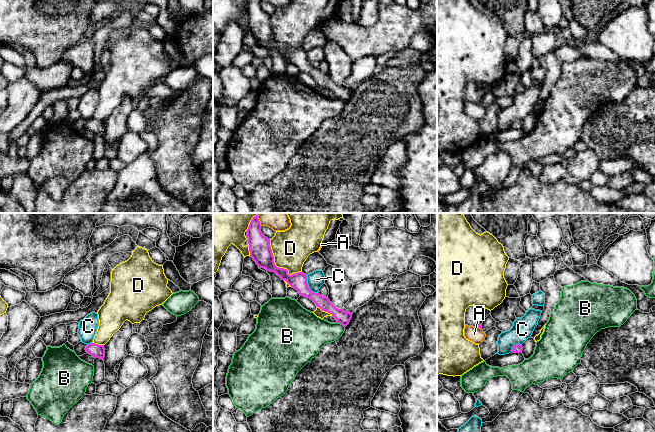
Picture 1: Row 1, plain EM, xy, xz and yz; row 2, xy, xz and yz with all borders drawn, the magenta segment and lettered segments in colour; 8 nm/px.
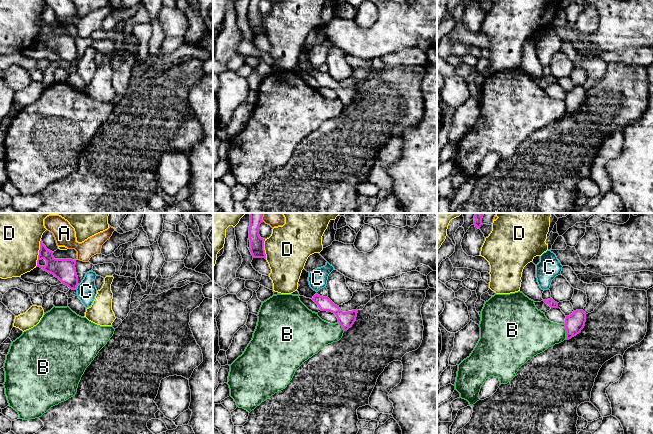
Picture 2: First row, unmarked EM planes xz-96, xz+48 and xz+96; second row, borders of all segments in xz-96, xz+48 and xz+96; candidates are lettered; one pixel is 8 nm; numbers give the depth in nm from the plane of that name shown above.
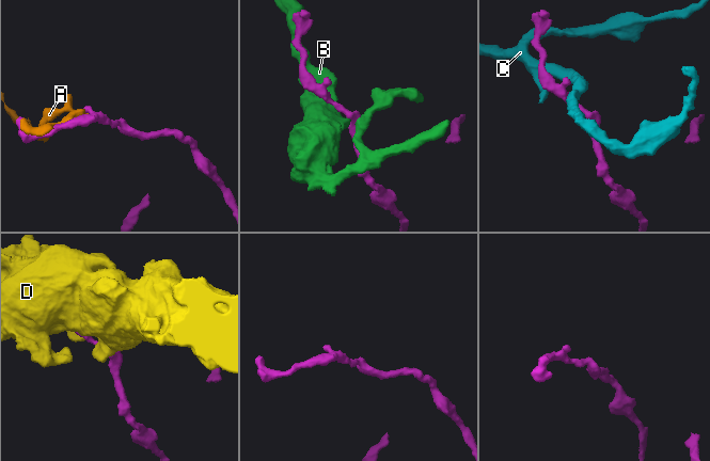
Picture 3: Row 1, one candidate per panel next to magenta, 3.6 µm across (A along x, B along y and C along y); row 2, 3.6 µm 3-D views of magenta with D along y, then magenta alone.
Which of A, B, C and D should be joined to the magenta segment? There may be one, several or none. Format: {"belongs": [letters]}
{"belongs": []}

